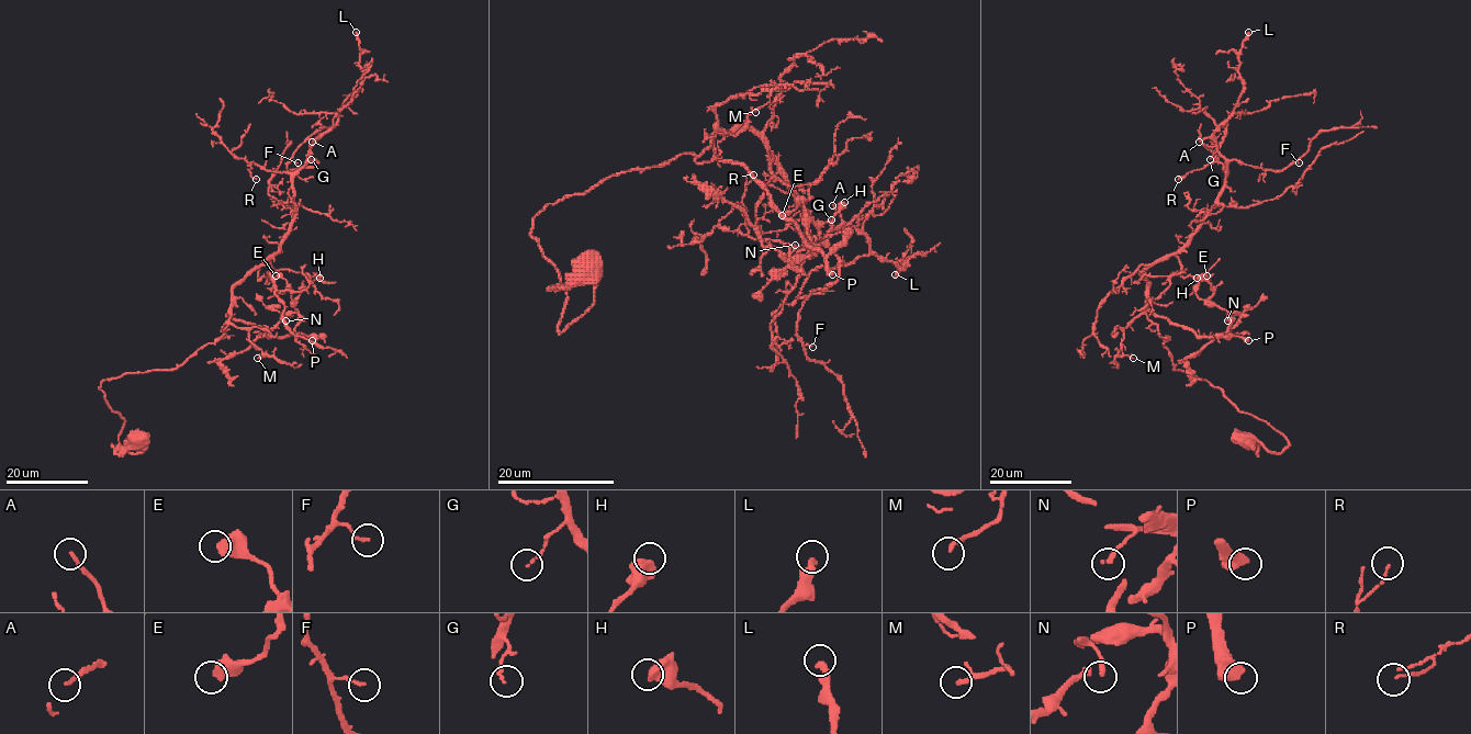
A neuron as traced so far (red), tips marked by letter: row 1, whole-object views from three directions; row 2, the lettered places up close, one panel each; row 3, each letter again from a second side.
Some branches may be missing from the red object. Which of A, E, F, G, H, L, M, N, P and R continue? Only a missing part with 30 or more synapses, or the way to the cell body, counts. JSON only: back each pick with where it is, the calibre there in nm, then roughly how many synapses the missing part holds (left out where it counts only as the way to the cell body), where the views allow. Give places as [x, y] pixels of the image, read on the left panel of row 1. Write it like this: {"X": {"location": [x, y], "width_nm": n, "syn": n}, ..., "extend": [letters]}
{"P": {"location": [312, 340], "width_nm": 650, "syn": 140}, "extend": ["P"]}

